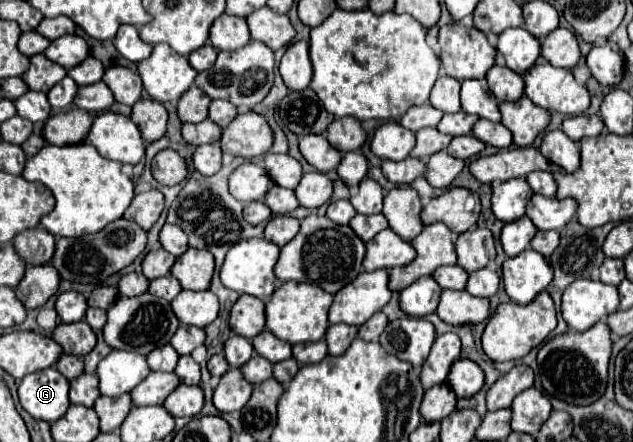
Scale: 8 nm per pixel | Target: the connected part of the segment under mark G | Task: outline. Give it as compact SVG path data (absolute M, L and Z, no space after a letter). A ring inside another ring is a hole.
M57 368L29 374L19 382L19 402L37 420L55 422L69 408L69 380Z

